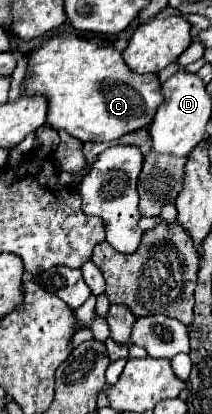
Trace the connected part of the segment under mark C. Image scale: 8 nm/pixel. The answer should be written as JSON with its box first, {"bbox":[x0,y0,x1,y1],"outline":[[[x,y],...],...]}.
{"bbox":[21,37,163,143],"outline":[[[53,37],[35,49],[29,57],[29,75],[23,79],[21,91],[47,95],[47,123],[57,131],[65,129],[83,143],[115,141],[131,131],[149,127],[163,101],[157,75],[131,73],[117,49],[99,47],[81,37]]]}

